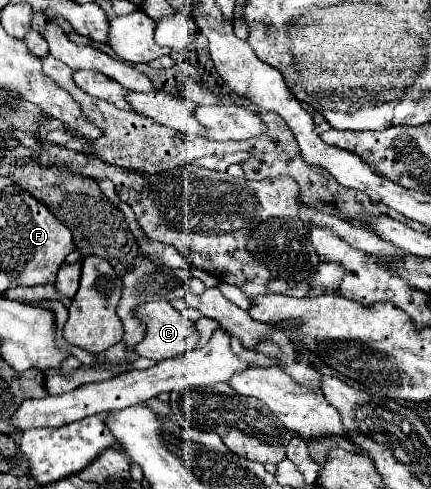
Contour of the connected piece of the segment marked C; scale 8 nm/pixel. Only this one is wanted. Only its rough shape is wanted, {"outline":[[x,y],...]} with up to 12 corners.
{"outline":[[168,301],[142,303],[148,325],[140,357],[164,361],[188,353],[200,335]]}

